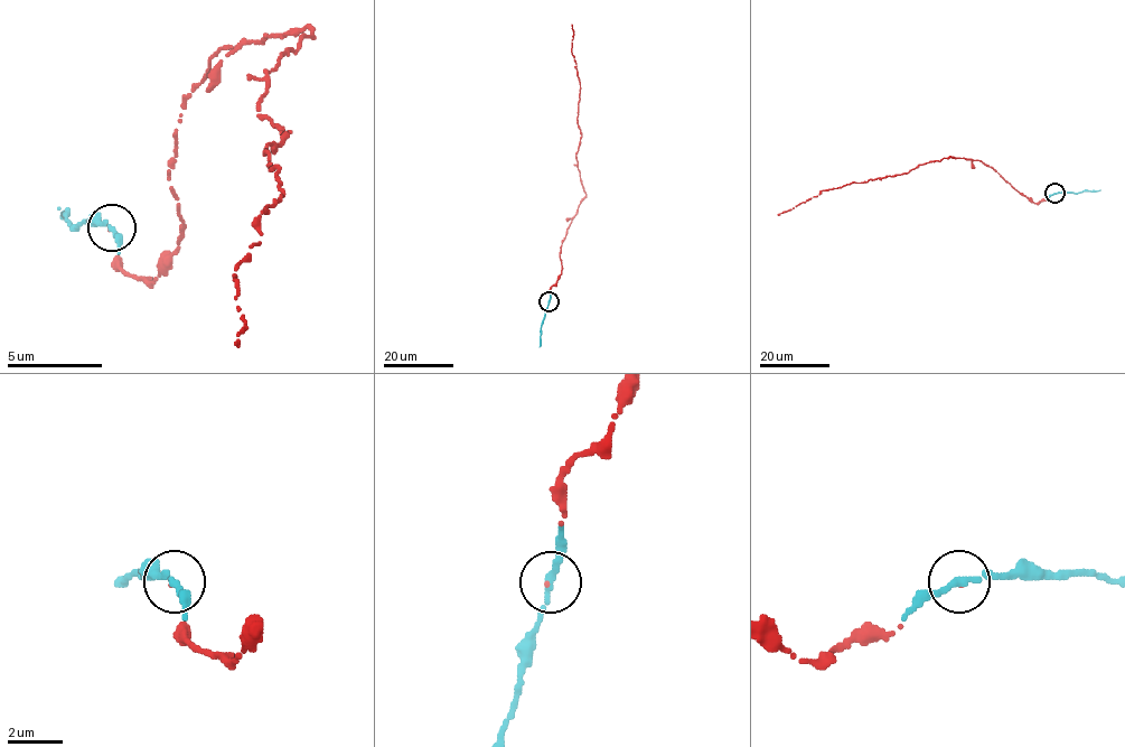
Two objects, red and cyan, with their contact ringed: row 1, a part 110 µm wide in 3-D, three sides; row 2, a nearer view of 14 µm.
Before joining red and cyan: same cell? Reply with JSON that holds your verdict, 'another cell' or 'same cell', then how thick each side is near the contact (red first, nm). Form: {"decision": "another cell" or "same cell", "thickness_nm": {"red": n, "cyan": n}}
{"decision": "same cell", "thickness_nm": {"red": 70, "cyan": 240}}

